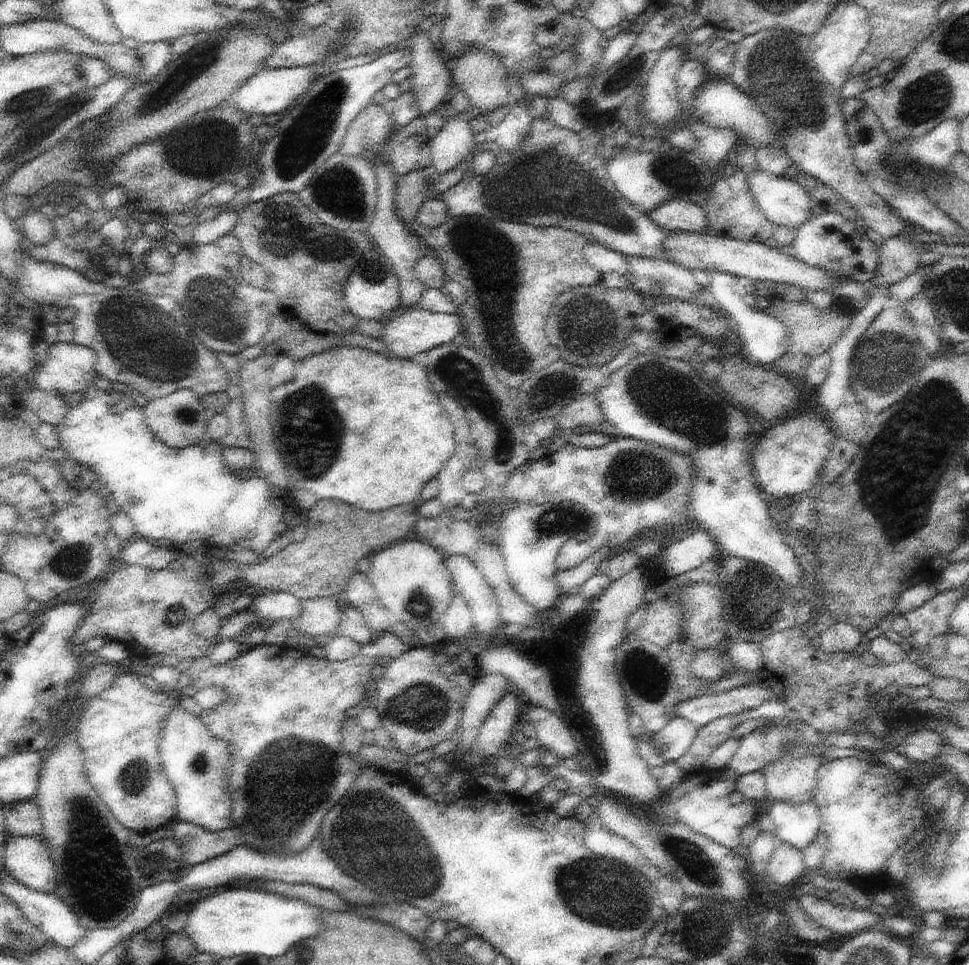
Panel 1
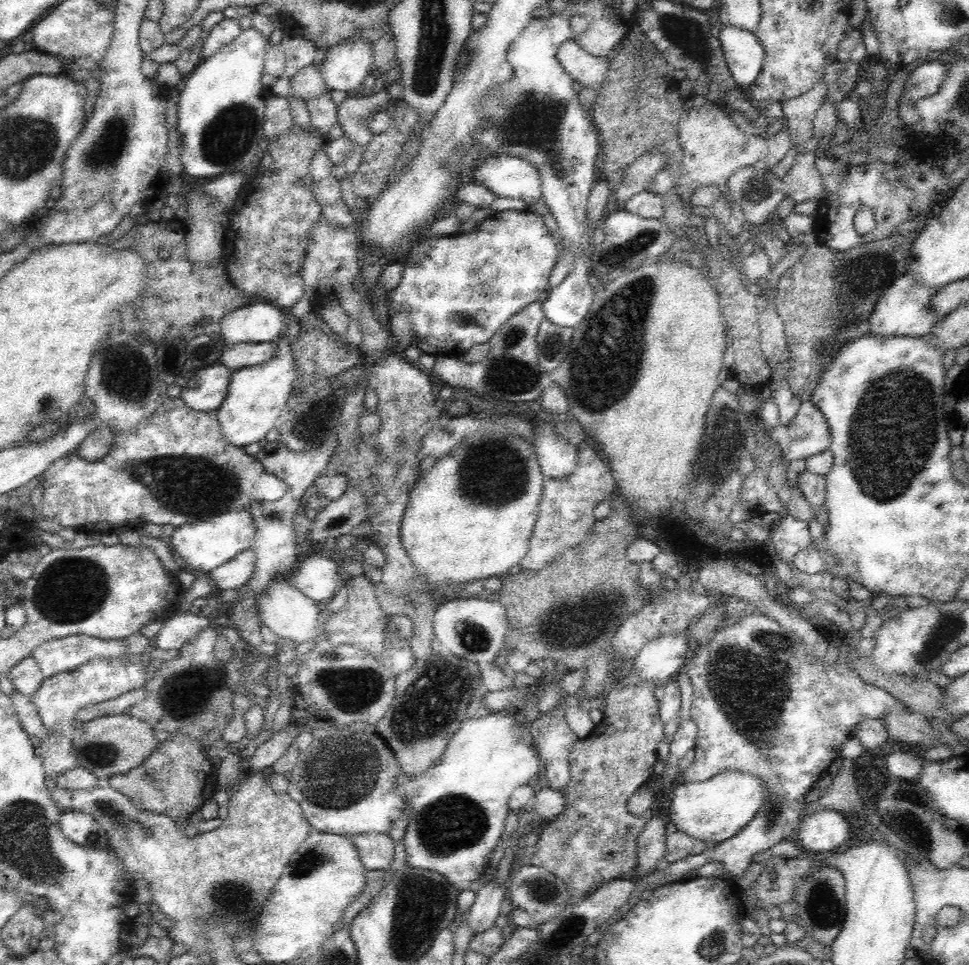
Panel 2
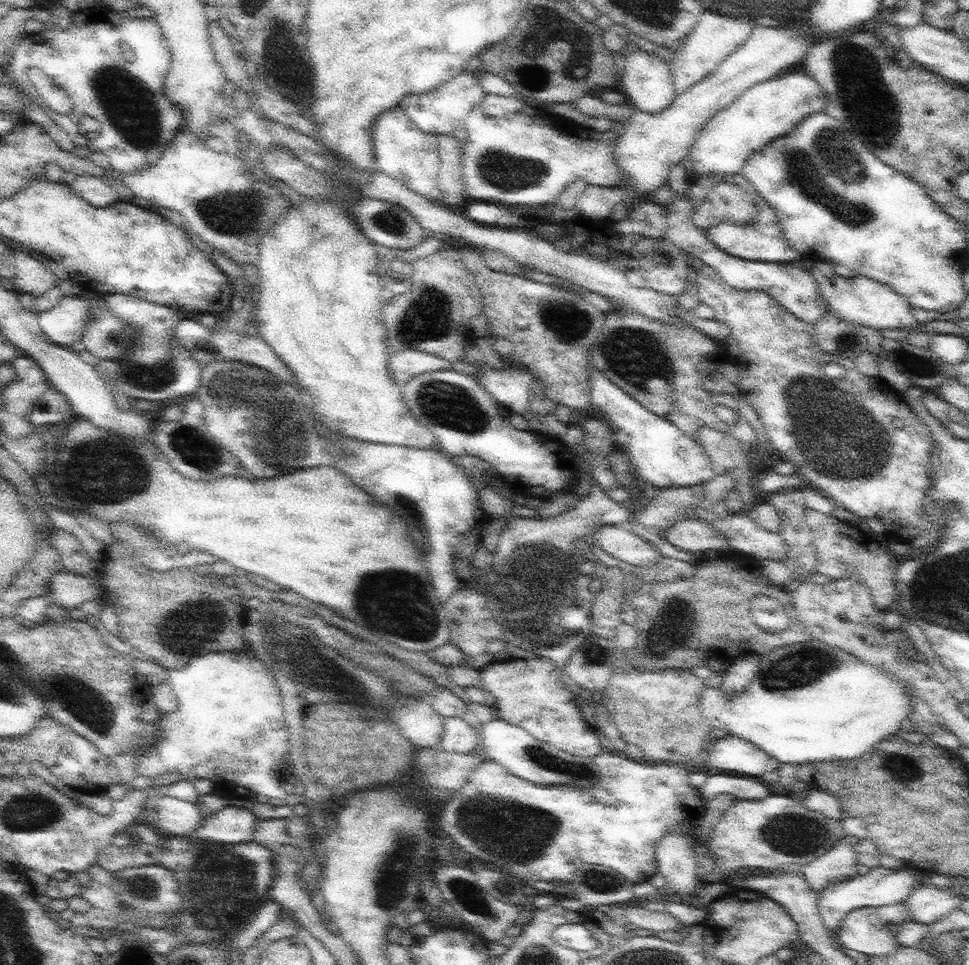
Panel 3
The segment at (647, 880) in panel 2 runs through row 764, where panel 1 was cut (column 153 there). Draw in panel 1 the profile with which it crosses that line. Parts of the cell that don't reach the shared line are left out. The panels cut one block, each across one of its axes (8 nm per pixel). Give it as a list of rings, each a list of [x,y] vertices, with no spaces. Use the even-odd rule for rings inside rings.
[[[126,672],[120,675],[112,686],[88,701],[81,714],[77,726],[77,741],[83,750],[89,781],[116,820],[128,830],[149,833],[159,826],[162,827],[177,814],[176,795],[160,762],[162,725],[176,704],[176,694],[167,691],[156,692],[140,682],[138,674]]]

